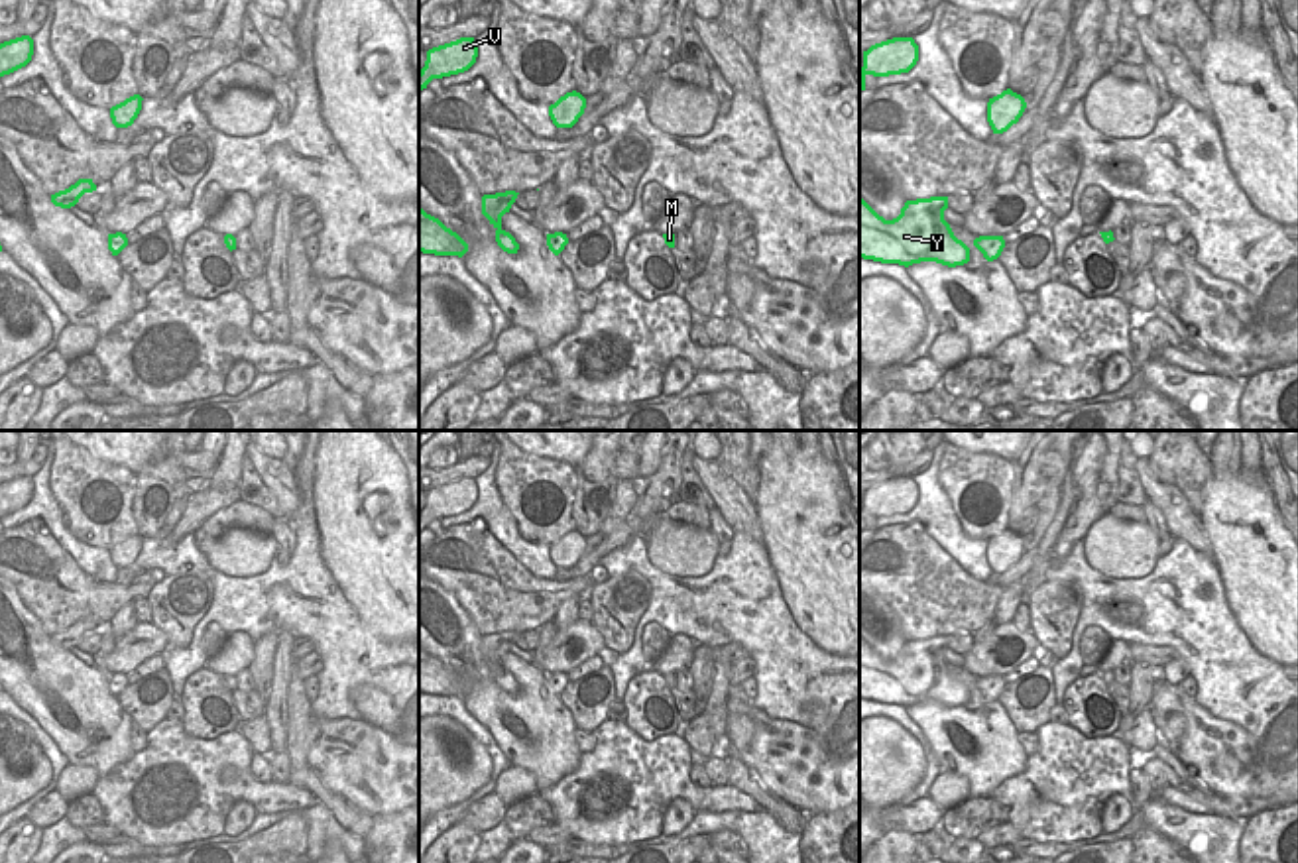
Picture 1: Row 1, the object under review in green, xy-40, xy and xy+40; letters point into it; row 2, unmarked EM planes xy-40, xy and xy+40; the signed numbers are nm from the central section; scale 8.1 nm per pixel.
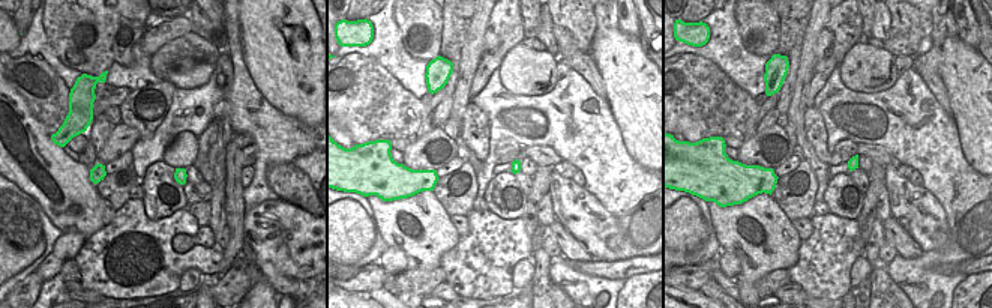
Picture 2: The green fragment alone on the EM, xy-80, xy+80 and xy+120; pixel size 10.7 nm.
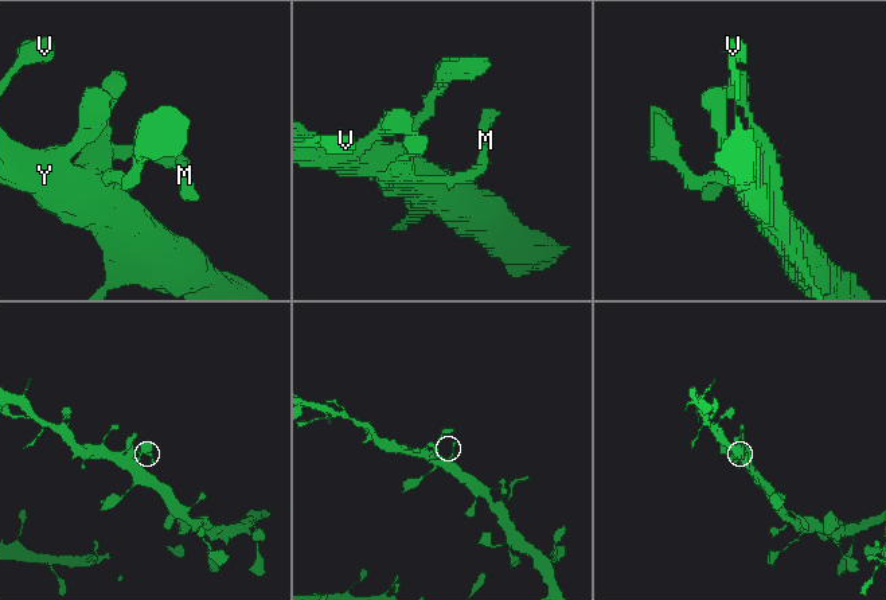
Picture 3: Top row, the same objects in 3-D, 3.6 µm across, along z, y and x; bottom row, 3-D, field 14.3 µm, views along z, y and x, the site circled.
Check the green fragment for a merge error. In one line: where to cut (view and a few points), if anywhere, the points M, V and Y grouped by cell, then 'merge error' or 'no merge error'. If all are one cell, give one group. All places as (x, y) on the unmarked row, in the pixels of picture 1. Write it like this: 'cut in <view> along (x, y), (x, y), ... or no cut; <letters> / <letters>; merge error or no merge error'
no cut; M V Y; no merge error

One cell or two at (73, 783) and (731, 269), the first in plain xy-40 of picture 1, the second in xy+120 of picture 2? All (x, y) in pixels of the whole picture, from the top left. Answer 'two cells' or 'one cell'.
one cell

